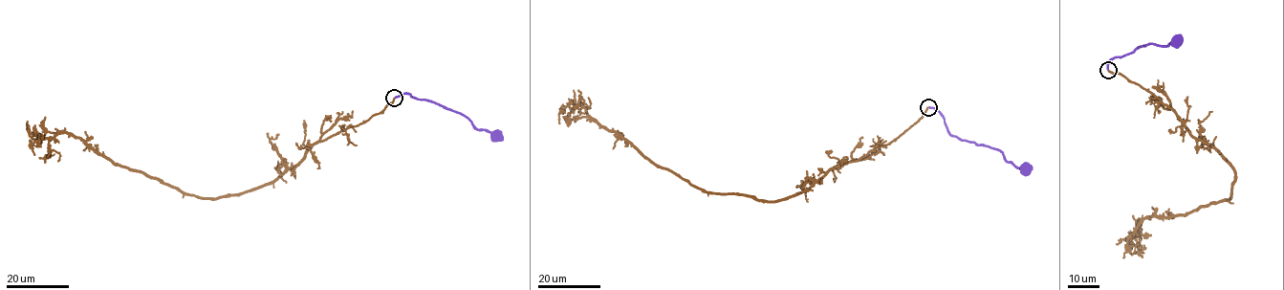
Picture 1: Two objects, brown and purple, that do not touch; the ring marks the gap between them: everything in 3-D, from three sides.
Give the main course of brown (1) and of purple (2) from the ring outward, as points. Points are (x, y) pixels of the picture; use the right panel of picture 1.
1: (1108, 70), (1172, 109), (1233, 170), (1229, 201), (1184, 215), (1145, 218), (1129, 242), (1141, 224)
2: (1108, 69), (1111, 59), (1129, 54), (1140, 46), (1150, 43), (1164, 46), (1173, 40), (1177, 42)

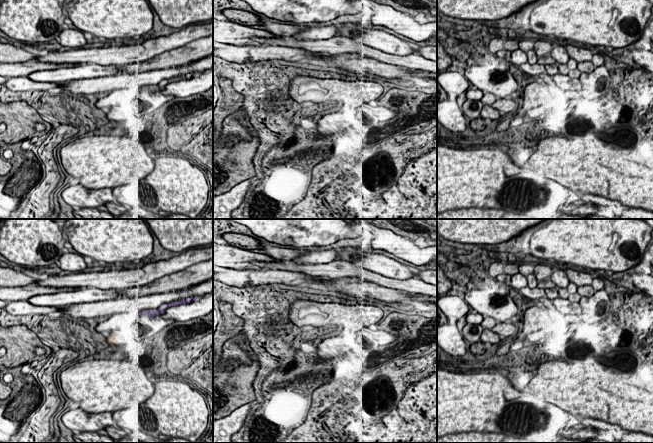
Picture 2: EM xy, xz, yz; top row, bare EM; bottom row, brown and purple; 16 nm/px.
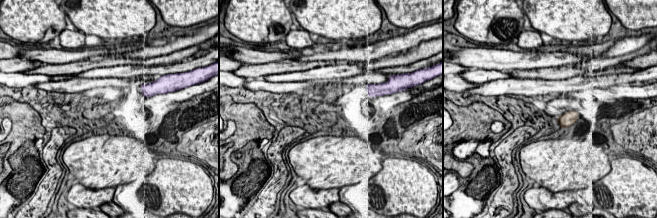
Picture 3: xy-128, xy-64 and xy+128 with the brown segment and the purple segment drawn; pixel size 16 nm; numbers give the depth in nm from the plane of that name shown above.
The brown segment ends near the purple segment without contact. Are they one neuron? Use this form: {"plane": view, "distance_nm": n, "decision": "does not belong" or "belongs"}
{"plane": "xy", "distance_nm": 500, "decision": "does not belong"}

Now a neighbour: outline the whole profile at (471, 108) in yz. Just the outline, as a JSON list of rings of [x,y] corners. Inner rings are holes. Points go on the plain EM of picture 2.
[[[467,99],[462,106],[462,111],[466,118],[470,120],[476,119],[480,116],[483,103],[480,100]]]

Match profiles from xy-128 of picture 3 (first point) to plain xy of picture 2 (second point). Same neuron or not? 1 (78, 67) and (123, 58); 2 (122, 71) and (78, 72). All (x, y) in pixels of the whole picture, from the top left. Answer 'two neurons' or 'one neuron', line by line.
1: two neurons
2: one neuron

